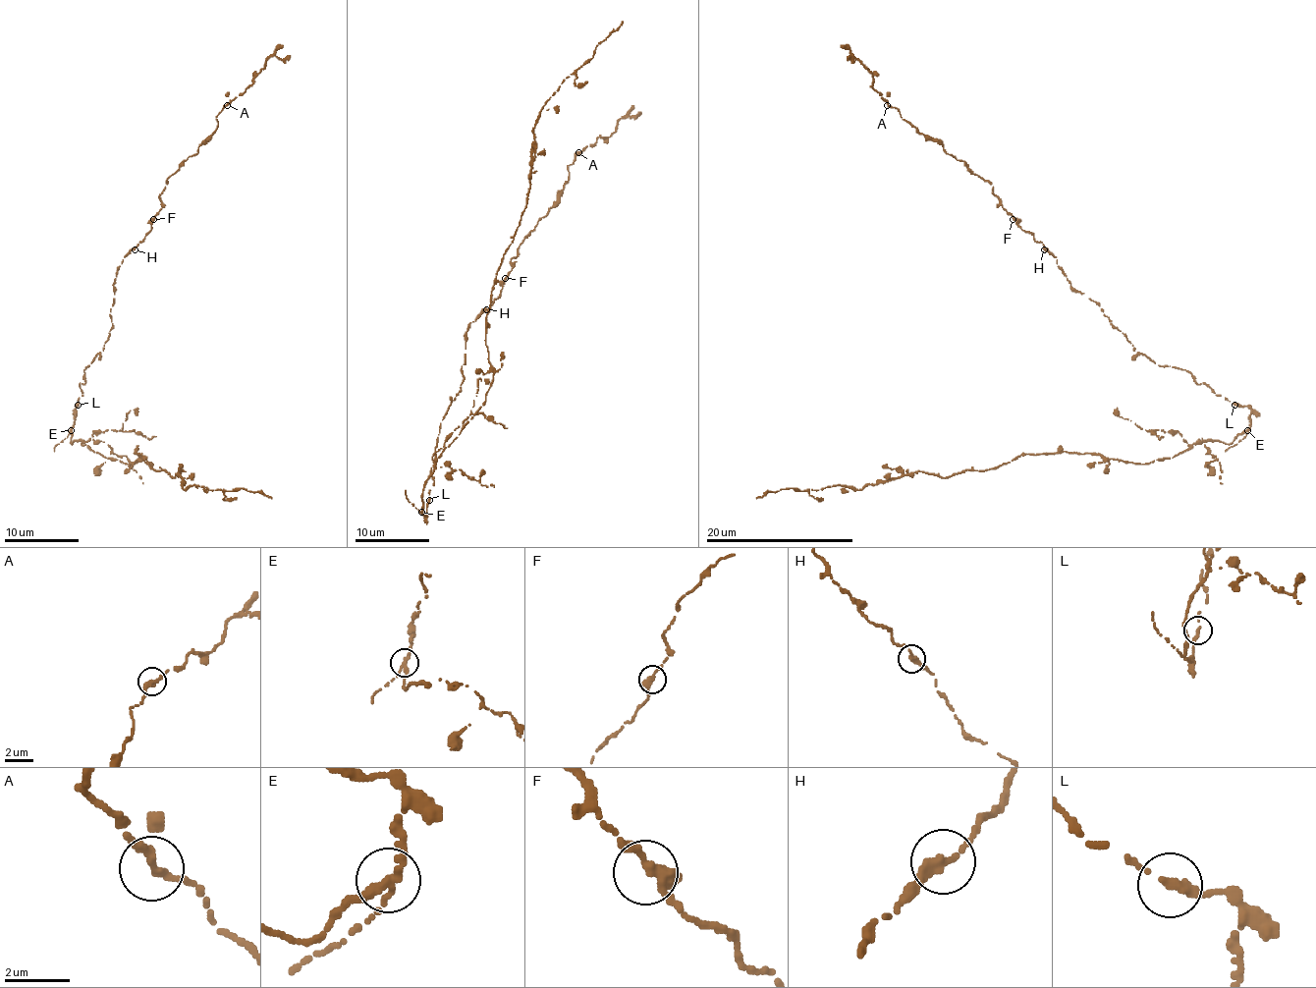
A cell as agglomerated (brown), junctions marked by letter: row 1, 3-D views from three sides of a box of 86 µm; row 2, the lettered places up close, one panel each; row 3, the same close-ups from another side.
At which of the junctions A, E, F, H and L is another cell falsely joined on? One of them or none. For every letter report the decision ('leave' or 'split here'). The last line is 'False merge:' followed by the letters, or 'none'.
A: leave
E: split here
F: leave
H: leave
L: leave
False merge: E

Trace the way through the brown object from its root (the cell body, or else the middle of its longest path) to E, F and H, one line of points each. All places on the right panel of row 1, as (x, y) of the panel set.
E: (1236, 403), (1251, 410), (1251, 426), (1247, 430)
F: (1236, 403), (1197, 384), (1184, 369), (1159, 365), (1136, 353), (1103, 310), (1070, 284), (1055, 256), (1013, 219)
H: (1236, 403), (1197, 384), (1184, 369), (1159, 365), (1136, 353), (1103, 310), (1070, 284), (1055, 256), (1044, 249)

